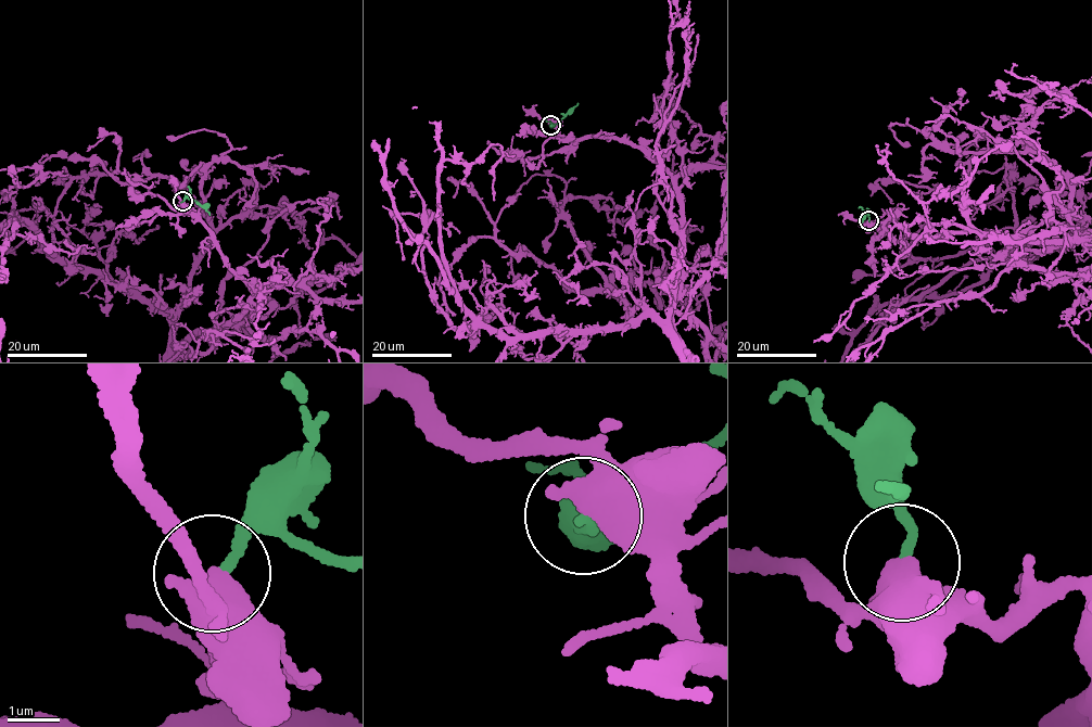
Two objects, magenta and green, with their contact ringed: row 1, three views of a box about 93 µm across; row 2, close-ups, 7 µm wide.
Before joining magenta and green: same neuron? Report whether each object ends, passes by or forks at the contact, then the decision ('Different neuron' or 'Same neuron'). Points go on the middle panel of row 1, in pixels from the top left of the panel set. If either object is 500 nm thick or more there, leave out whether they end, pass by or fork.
Different neuron

